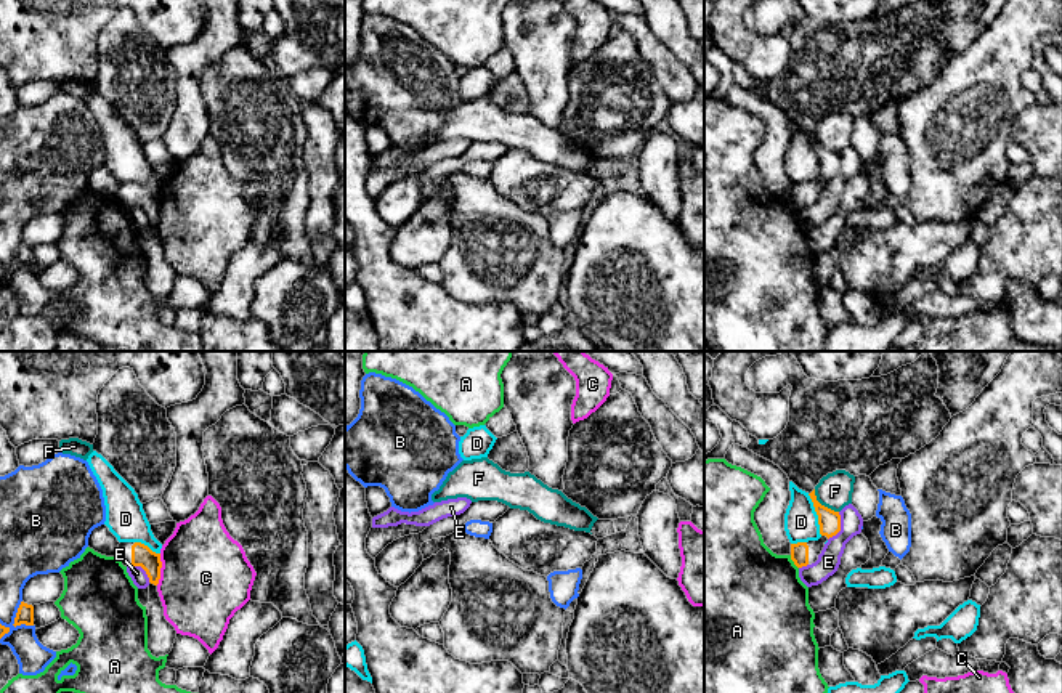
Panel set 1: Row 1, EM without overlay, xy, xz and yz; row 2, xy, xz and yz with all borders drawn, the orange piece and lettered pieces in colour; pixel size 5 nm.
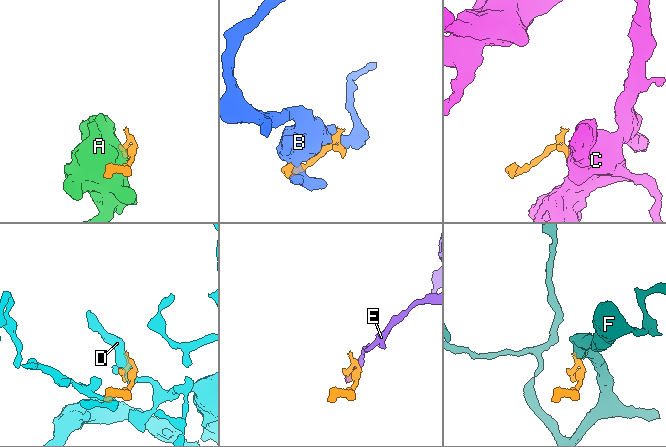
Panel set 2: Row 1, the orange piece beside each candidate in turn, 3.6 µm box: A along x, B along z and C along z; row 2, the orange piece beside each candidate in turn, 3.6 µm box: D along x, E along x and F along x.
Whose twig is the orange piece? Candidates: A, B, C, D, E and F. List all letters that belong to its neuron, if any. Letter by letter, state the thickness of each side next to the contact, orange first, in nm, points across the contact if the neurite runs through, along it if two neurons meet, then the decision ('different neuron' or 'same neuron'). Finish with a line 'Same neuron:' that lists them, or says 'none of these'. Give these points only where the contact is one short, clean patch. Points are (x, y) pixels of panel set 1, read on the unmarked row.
A: 100 nm thick on the orange side, 460 nm on the other; different neuron
B: 90 nm thick on the orange side, 160 nm on the other; different neuron
C: 110 nm thick on the orange side, 460 nm on the other; border along xy (161, 194), (161, 218), (156, 225); different neuron
D: 110 nm thick on the orange side, 180 nm on the other; different neuron
E: 110 nm thick on the orange side, 120 nm on the other; border along yz (839, 153), (839, 170), (828, 180); different neuron
F: 110 nm thick on the orange side, 180 nm on the other; border along yz (814, 130), (815, 138), (822, 145), (838, 153); different neuron
Same neuron: none of these

